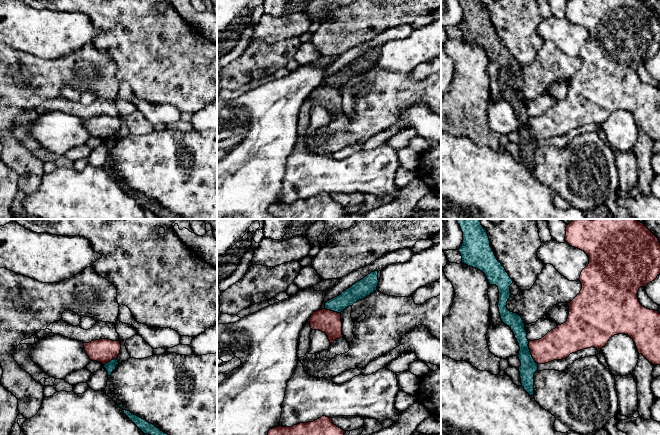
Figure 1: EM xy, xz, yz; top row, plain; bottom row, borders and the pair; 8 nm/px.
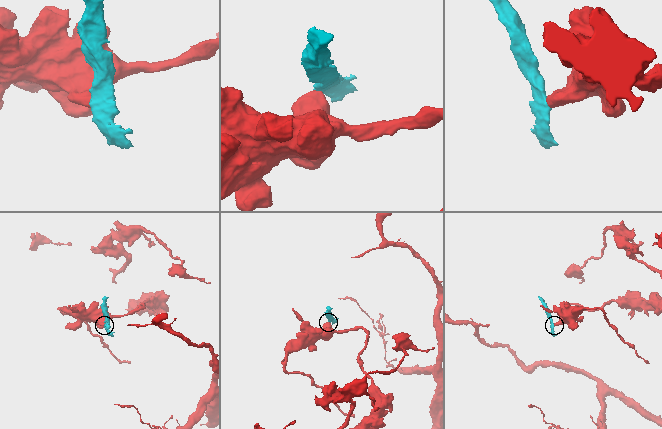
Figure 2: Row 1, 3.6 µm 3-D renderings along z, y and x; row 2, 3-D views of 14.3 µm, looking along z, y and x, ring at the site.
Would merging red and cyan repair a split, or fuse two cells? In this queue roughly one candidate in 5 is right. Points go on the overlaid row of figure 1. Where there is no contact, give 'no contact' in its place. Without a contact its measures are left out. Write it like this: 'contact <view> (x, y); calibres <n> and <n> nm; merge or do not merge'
contact yz (531, 353); calibres 240 and 130 nm; do not merge

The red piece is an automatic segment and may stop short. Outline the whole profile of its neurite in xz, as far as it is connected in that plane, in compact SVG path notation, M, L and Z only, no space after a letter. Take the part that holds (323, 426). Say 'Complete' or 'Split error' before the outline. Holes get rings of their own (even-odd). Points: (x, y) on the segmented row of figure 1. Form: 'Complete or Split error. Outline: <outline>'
Complete. Outline: M322 416L313 422L272 428L268 431L268 435L344 435L344 432L332 423L332 418Z

